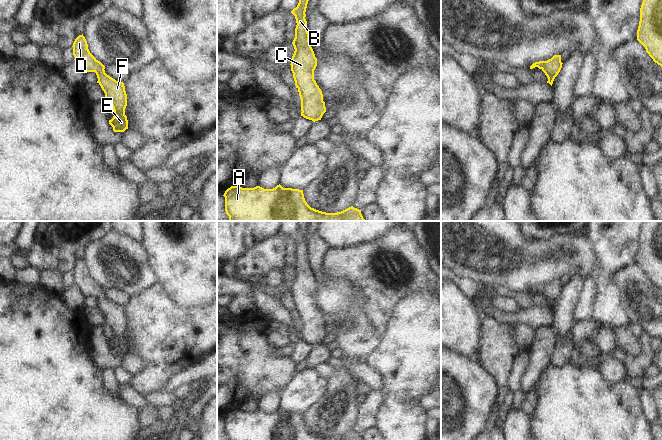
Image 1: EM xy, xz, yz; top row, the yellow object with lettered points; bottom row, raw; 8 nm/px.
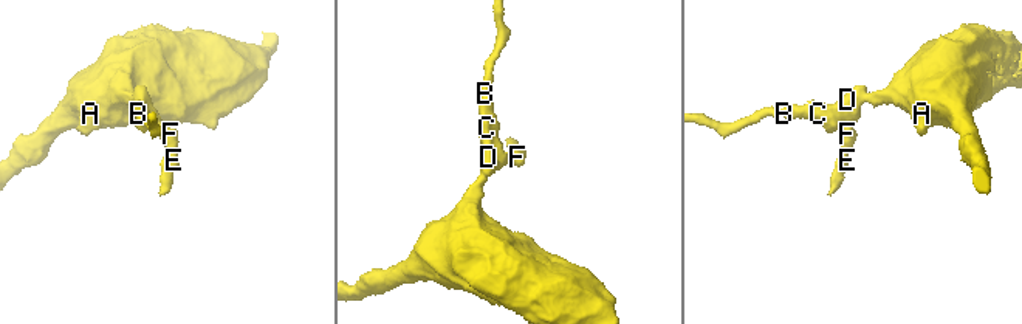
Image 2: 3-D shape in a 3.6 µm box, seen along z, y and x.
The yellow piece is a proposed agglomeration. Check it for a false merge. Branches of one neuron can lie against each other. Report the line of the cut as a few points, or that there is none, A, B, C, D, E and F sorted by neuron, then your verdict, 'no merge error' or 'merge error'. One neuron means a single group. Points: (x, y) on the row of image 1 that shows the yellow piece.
no cut | A B C D E F | no merge error

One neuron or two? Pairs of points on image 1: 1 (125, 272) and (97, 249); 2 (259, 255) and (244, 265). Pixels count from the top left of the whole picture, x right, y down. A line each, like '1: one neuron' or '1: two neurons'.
1: one neuron
2: one neuron

